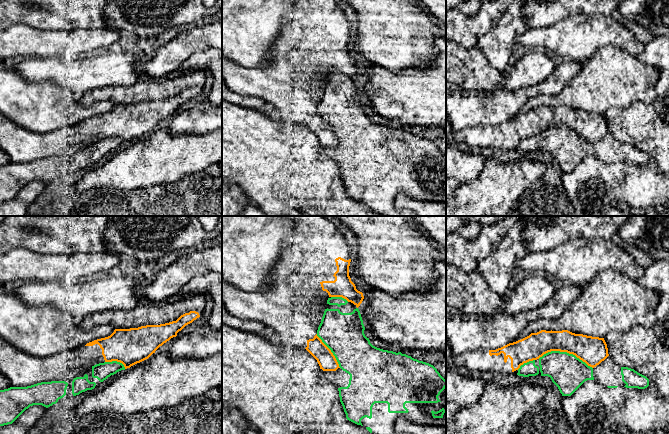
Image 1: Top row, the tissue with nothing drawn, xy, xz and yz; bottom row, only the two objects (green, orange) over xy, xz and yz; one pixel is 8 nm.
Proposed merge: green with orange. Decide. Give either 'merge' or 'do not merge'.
do not merge

